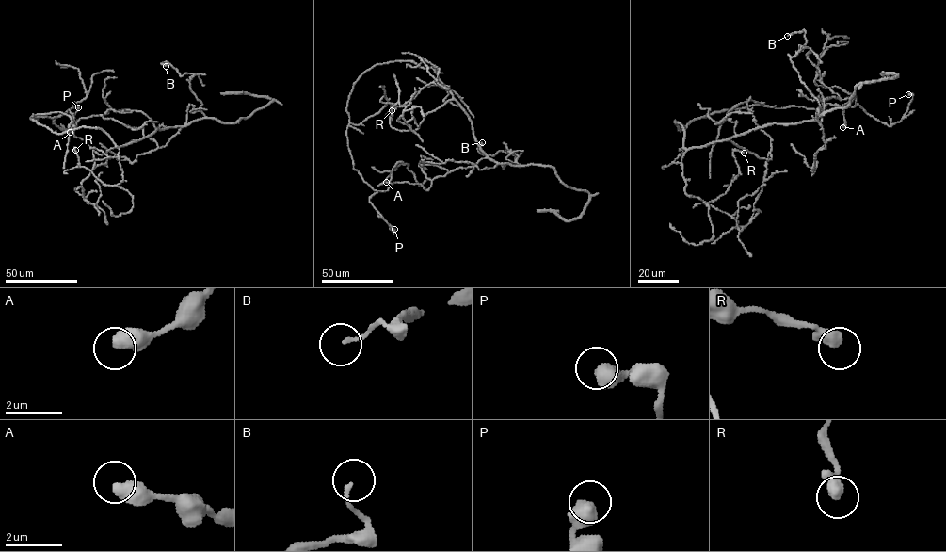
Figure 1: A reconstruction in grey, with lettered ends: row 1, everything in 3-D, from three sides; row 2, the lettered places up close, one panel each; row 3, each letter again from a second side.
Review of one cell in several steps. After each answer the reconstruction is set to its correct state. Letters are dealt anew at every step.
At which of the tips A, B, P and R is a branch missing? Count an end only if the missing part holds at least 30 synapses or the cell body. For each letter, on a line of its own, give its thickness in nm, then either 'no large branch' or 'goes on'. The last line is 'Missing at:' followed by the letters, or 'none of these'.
A: 550 nm | no large branch
B: 120 nm | no large branch
P: 600 nm | no large branch
R: 440 nm | no large branch
Missing at: none of these

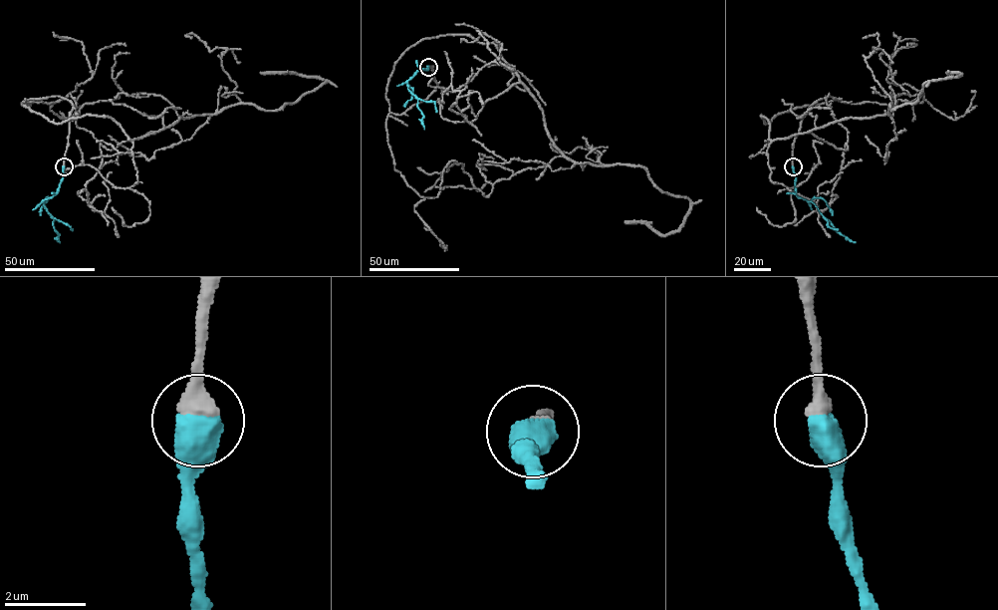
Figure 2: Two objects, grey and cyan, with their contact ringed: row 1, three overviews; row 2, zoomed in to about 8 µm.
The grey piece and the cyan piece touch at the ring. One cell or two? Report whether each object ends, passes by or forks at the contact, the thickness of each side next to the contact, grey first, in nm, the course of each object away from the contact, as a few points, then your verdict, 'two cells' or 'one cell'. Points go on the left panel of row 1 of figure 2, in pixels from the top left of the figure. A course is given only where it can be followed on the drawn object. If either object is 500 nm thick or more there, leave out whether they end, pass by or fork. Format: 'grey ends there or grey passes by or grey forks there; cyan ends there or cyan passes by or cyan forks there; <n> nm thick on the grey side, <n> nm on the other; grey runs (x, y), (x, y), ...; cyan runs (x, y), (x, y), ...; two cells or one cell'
480 nm thick on the grey side, 700 nm on the other; grey runs (64, 166), (72, 104), (26, 100), (132, 140), (326, 81), (260, 72); cyan runs (64, 166), (59, 190), (43, 201), (53, 218), (60, 242); one cell

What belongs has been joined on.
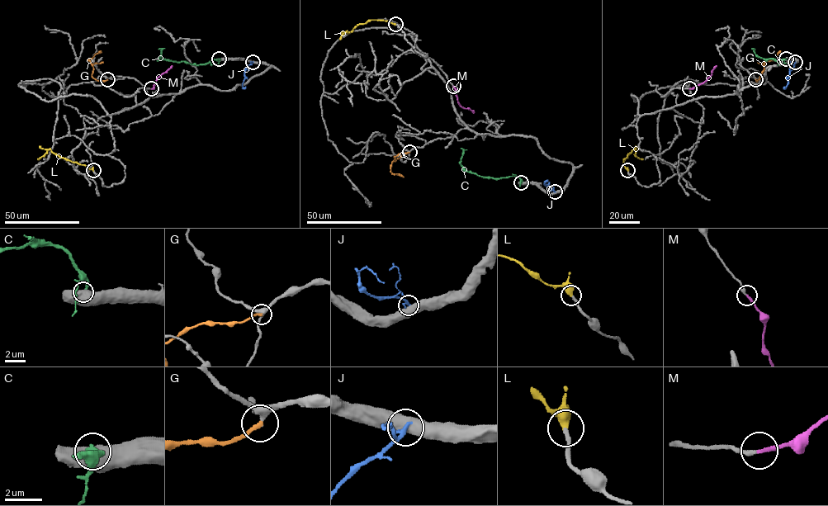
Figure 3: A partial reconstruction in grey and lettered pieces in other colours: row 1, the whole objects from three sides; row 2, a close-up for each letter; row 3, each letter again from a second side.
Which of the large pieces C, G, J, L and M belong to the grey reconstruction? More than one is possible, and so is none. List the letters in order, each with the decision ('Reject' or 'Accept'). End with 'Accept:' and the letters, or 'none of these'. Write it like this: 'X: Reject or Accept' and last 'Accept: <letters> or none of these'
C: Reject
G: Accept
J: Reject
L: Accept
M: Accept
Accept: G, L, M

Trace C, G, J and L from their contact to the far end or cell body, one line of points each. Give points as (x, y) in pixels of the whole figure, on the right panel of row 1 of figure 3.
C: (786, 59), (778, 59), (782, 65), (780, 61), (758, 57), (751, 49)
G: (755, 79), (759, 78), (766, 61), (777, 59), (780, 52)
J: (795, 62), (787, 84), (783, 87)
L: (628, 170), (623, 161), (632, 149), (636, 149), (636, 156), (642, 158)

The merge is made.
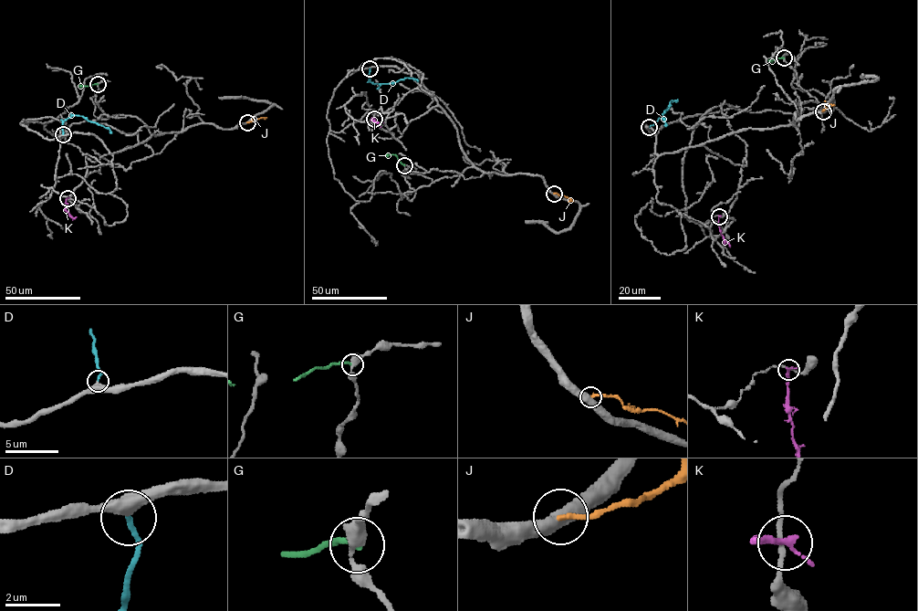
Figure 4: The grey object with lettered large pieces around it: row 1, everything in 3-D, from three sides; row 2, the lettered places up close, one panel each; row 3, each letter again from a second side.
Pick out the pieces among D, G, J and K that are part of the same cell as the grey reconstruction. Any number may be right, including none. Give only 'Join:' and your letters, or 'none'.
Join: D

